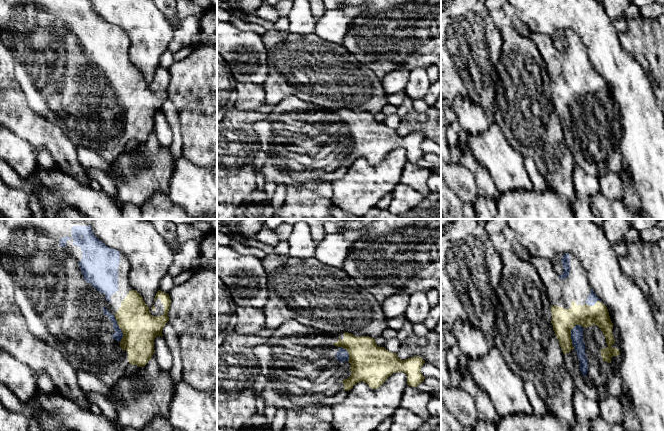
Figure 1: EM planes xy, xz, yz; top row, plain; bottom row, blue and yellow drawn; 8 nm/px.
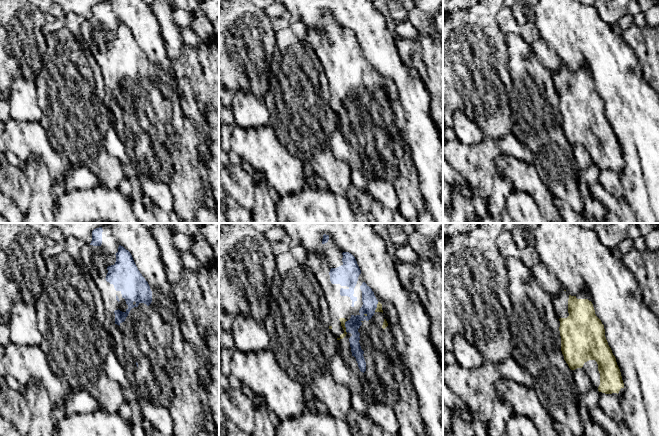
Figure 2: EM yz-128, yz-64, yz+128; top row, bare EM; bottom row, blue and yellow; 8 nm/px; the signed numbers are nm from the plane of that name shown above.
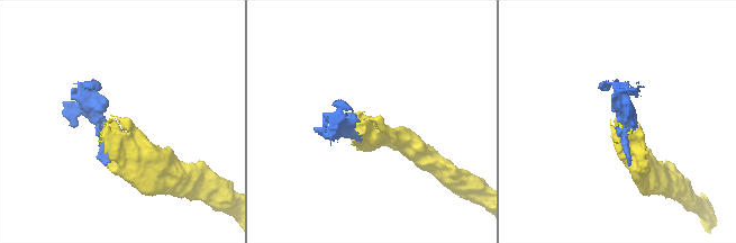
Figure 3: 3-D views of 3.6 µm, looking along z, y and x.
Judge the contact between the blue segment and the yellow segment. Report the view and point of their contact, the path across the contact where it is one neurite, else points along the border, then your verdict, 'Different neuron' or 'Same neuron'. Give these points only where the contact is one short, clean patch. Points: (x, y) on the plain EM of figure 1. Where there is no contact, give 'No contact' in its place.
Touches blue at yz (571, 111). Same neuron

